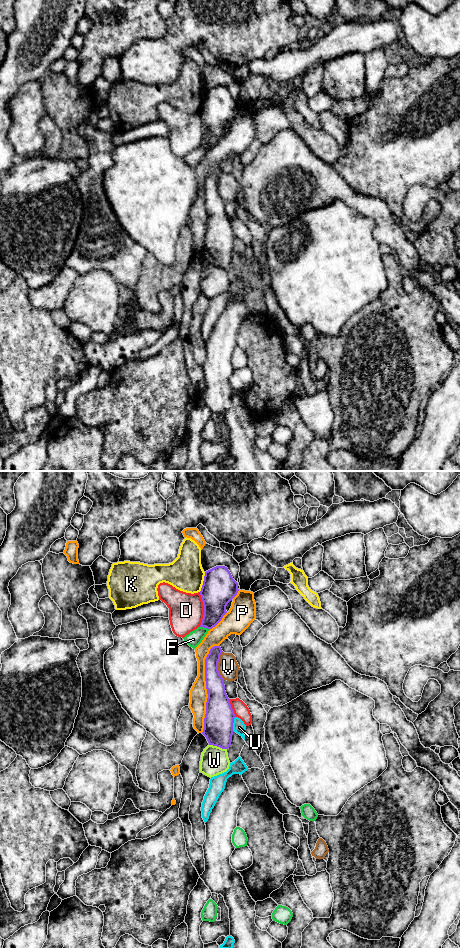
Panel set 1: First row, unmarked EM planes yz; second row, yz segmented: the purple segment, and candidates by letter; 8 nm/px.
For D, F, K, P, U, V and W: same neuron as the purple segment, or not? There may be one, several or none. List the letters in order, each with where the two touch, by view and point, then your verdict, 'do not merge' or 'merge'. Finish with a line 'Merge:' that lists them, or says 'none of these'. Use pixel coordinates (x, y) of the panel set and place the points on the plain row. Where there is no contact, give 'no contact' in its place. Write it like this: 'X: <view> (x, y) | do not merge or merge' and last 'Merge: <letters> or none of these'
D: yz (204, 129) | do not merge
F: yz (205, 147) | do not merge
K: yz (203, 102) | do not merge
P: yz (206, 206) | do not merge
U: yz (232, 244) | do not merge
V: yz (217, 185) | do not merge
W: yz (218, 266) | do not merge
Merge: none of these

